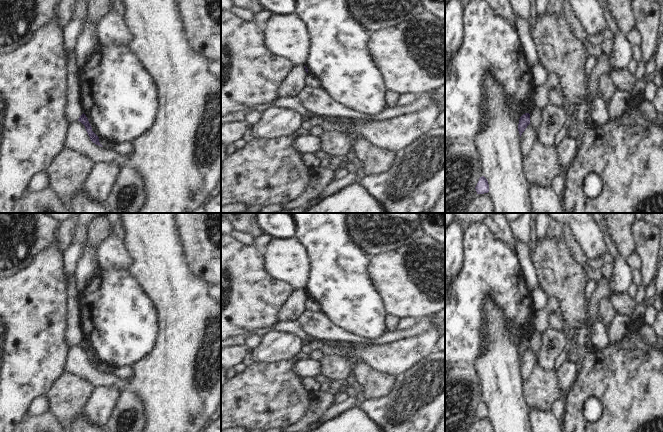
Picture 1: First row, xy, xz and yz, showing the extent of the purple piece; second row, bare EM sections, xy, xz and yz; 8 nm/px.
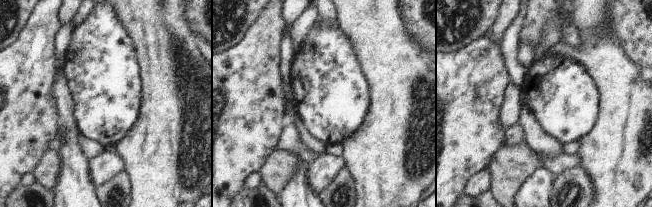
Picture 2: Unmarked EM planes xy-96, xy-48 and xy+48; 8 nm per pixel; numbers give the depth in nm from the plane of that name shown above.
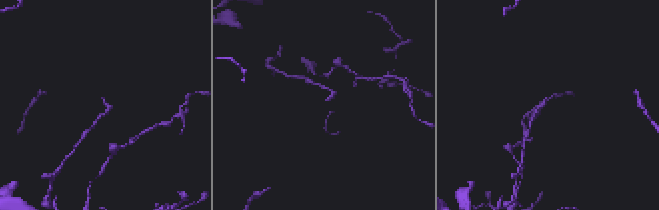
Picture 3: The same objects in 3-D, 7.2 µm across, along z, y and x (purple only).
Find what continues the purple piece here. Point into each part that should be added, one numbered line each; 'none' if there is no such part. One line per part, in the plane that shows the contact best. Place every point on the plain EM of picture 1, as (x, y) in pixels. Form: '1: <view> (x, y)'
none

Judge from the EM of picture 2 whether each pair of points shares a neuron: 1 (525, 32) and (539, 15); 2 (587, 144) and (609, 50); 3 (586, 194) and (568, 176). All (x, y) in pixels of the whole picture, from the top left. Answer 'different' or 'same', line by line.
1: same
2: same
3: same

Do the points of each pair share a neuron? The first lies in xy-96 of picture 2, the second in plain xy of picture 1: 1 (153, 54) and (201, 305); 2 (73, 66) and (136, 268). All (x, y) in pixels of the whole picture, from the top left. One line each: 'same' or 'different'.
1: same
2: different

